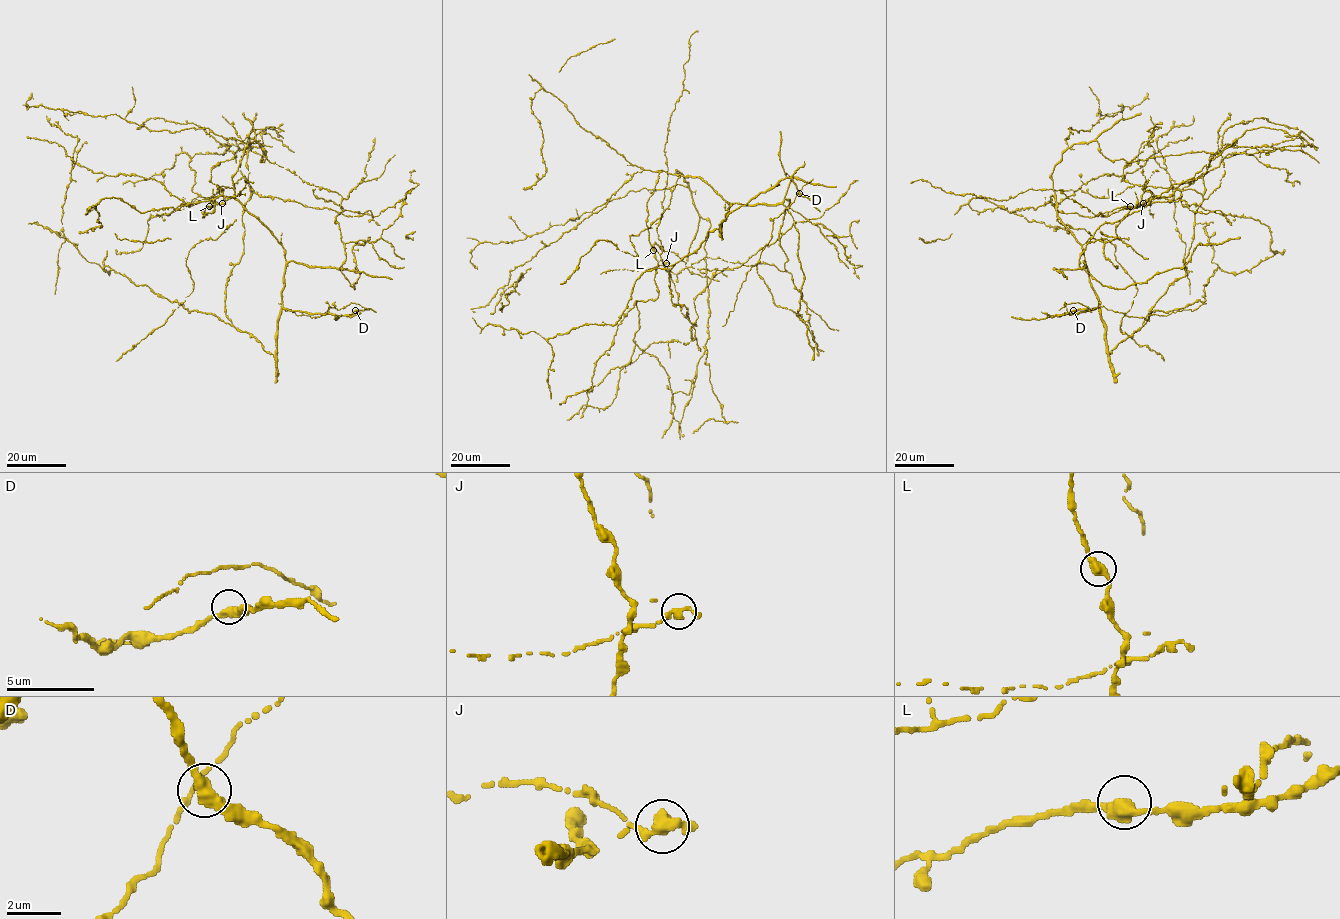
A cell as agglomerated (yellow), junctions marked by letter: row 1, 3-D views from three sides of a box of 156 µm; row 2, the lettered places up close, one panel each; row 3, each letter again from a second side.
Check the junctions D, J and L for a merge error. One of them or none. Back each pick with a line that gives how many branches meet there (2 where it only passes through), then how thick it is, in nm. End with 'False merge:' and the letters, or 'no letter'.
J: Branches: 2. Thickness 420 nm
False merge: J

